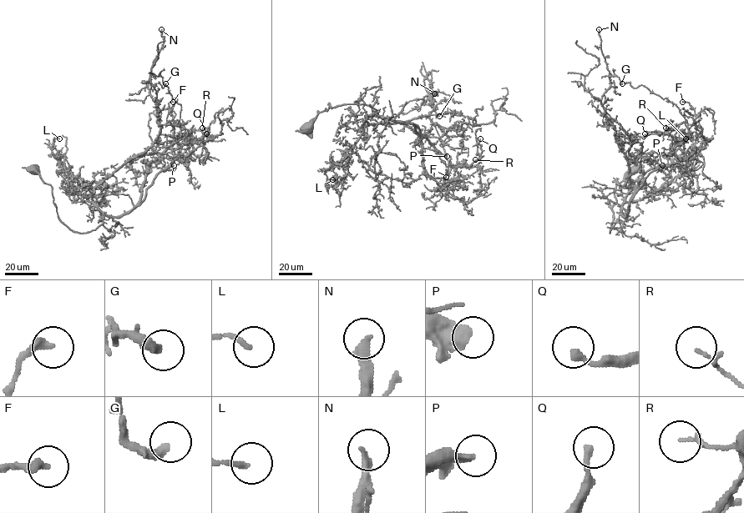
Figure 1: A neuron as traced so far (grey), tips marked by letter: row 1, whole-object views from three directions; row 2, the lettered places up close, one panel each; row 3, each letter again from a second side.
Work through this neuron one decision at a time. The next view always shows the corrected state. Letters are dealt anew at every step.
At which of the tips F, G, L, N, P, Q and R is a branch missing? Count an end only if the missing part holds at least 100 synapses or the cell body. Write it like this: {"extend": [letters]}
{"extend": ["P"]}

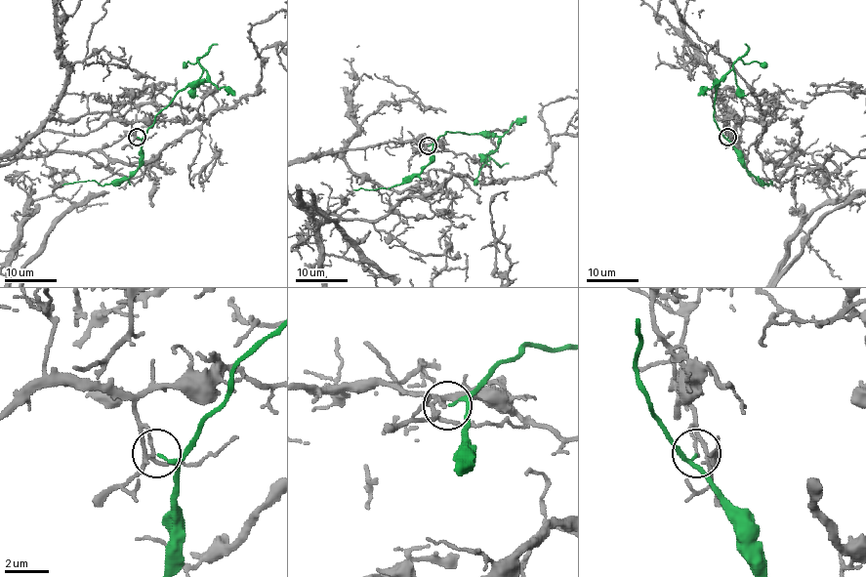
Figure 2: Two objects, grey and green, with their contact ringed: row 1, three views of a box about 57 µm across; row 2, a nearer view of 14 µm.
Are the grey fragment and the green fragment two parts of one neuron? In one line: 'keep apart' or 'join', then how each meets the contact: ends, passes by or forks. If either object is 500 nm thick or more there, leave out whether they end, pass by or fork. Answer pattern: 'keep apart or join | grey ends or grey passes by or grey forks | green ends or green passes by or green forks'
join | grey ends | green passes by

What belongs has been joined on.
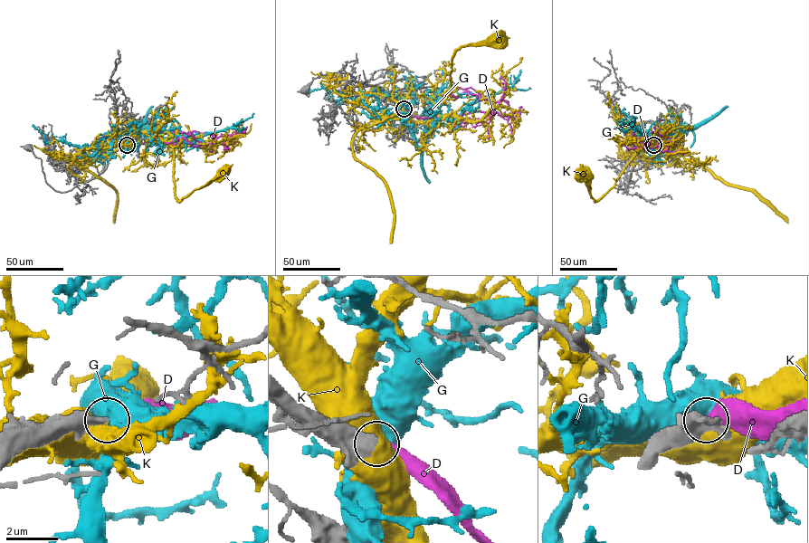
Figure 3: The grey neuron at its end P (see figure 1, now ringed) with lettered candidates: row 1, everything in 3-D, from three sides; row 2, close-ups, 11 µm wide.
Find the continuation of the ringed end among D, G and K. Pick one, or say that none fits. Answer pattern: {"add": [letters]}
{"add": ["D"]}

